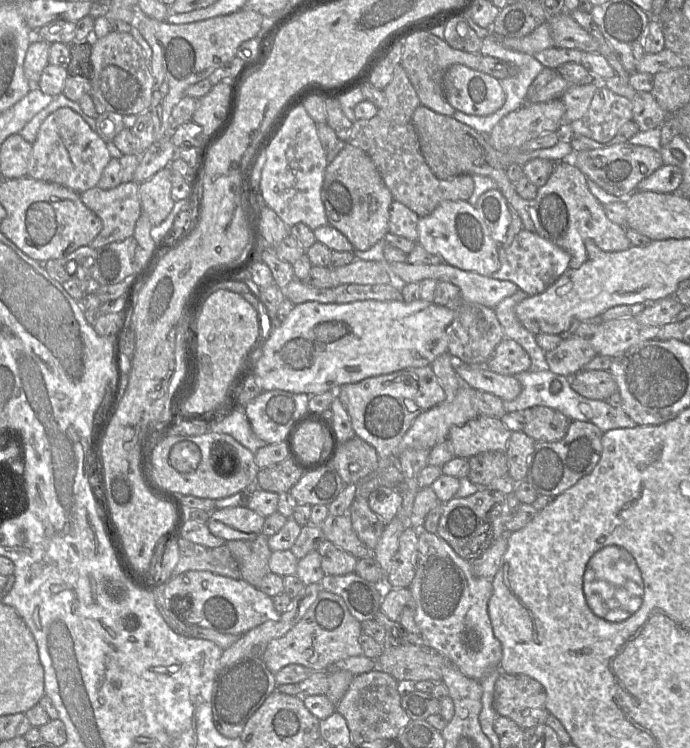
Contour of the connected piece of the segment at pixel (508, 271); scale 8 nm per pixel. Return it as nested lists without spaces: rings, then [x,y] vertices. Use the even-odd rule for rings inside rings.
[[[525,229],[520,231],[510,244],[499,245],[498,254],[501,267],[491,277],[511,281],[529,296],[540,294],[548,289],[569,269],[571,259],[570,254],[562,248]]]

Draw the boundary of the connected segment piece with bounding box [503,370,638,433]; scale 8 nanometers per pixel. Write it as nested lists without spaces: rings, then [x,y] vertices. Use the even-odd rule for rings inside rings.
[[[530,370],[520,372],[514,377],[521,384],[521,393],[514,400],[503,401],[507,412],[523,412],[534,406],[546,406],[560,411],[571,421],[590,422],[596,425],[602,432],[618,428],[634,428],[638,426],[622,409],[616,409],[603,400],[592,400],[581,396],[570,385],[570,378],[555,374],[551,371],[532,372]]]

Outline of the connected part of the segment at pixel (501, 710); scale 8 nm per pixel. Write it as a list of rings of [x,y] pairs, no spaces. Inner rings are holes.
[[[501,672],[493,693],[493,706],[498,715],[510,718],[523,730],[545,724],[550,715],[546,707],[544,686],[525,674]]]

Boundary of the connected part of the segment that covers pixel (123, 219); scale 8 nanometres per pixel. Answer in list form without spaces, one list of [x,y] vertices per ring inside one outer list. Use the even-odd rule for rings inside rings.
[[[131,180],[112,189],[96,186],[80,194],[84,205],[102,221],[102,229],[90,243],[91,248],[98,249],[133,235],[142,214],[138,189],[139,184]]]

